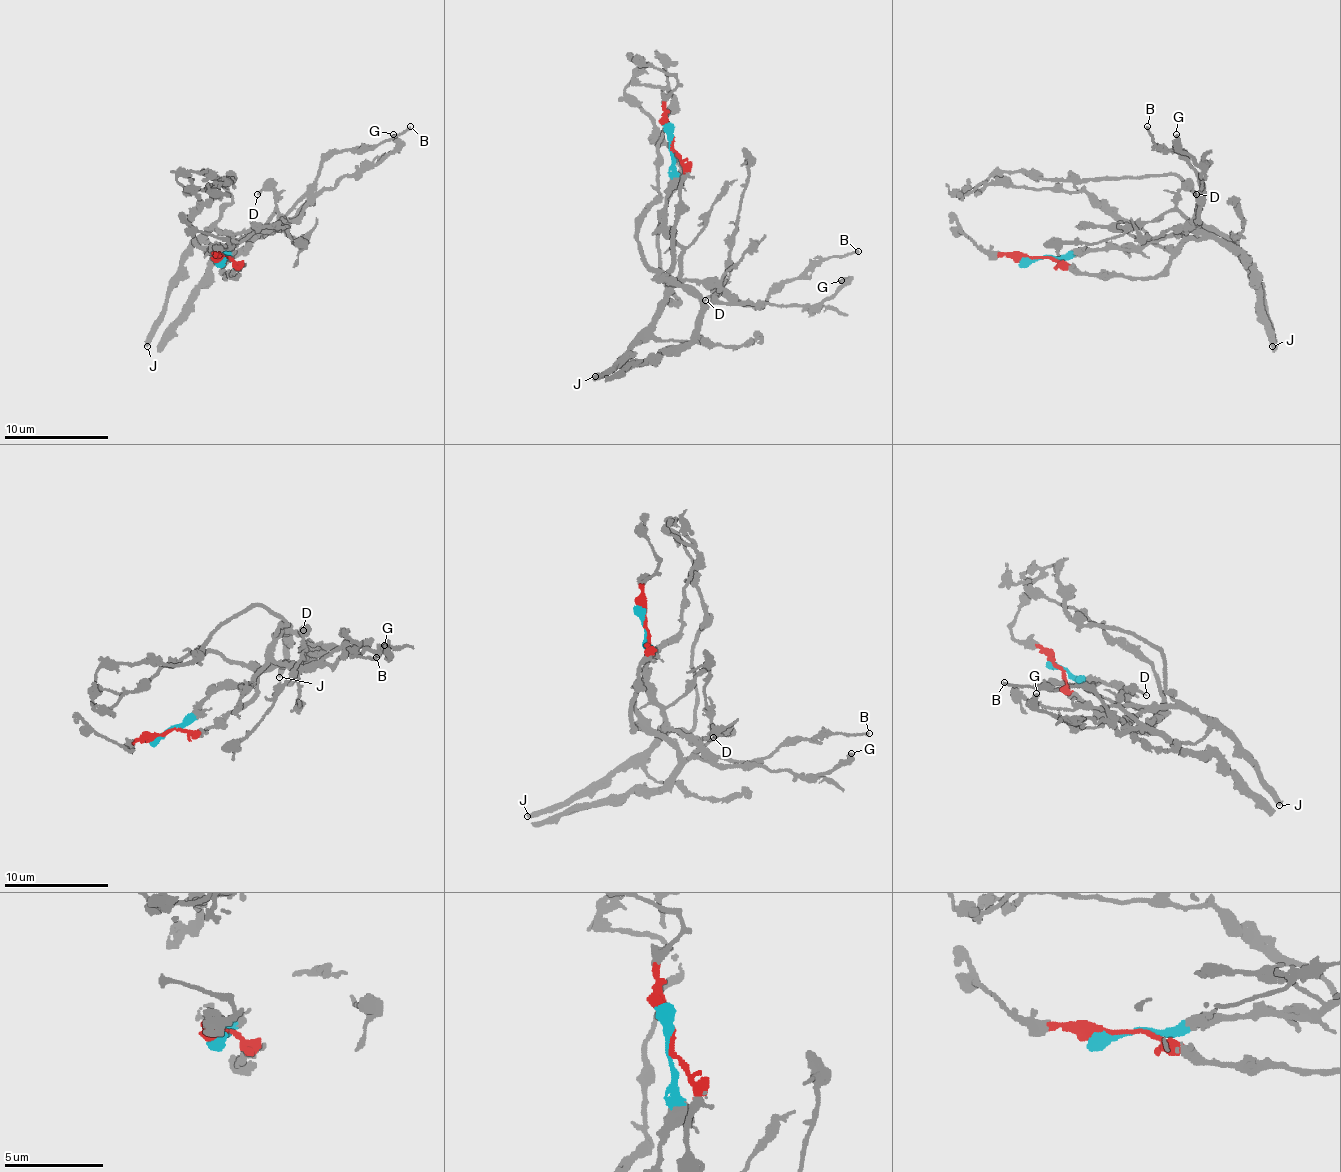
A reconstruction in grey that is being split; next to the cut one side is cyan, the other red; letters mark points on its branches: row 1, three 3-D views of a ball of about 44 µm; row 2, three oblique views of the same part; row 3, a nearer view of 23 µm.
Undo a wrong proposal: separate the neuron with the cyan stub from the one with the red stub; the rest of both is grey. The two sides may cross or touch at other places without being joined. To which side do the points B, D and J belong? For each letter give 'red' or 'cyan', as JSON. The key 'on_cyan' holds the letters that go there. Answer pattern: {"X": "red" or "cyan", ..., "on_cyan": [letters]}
{"B": "cyan", "D": "red", "J": "cyan", "on_cyan": ["B", "J"]}

